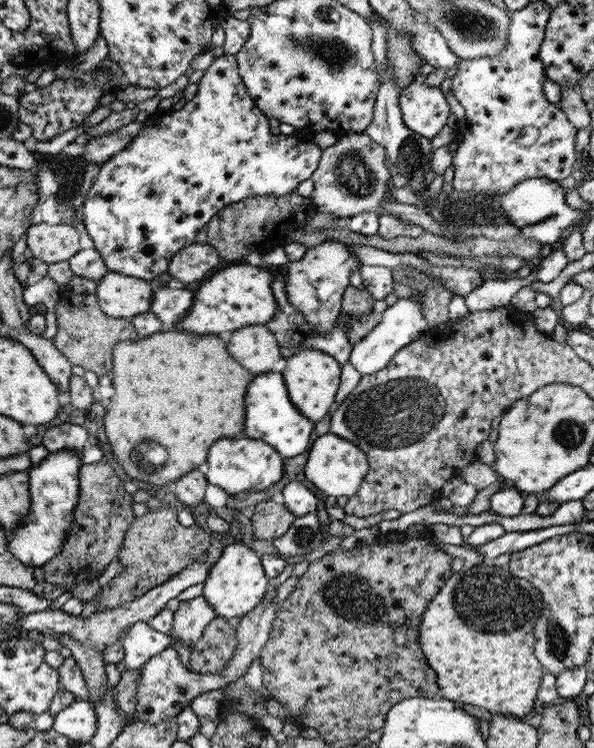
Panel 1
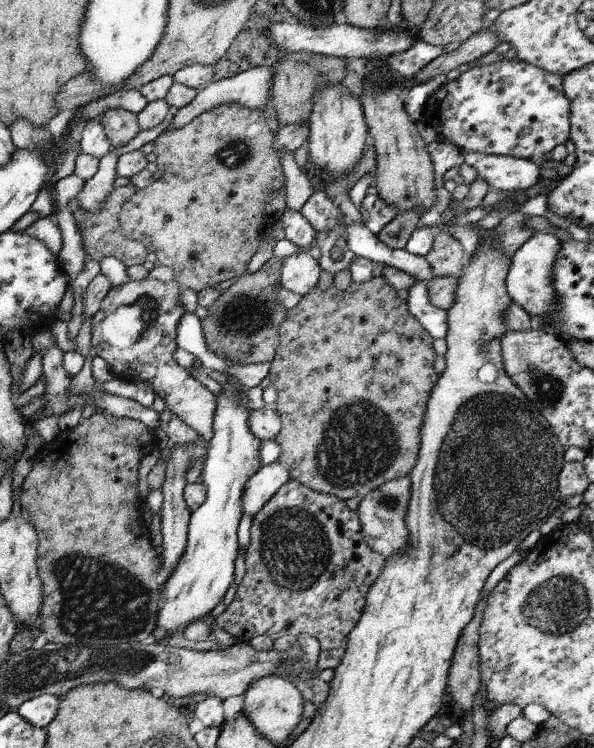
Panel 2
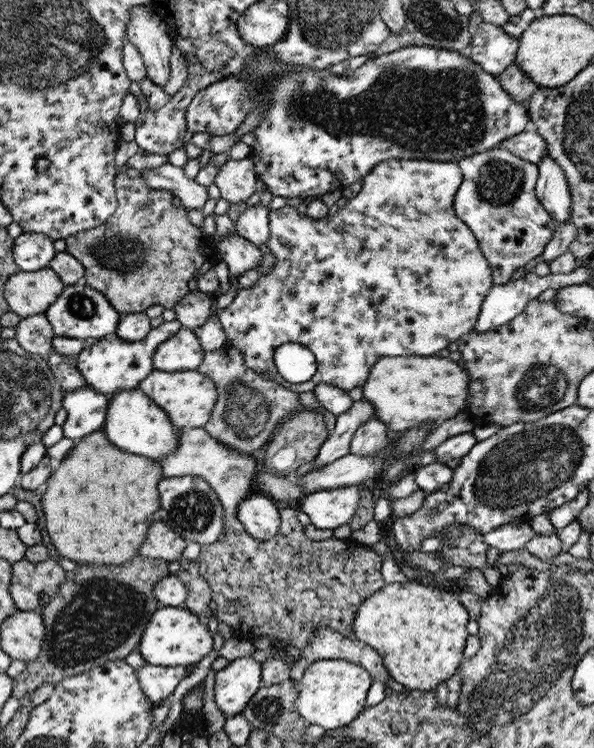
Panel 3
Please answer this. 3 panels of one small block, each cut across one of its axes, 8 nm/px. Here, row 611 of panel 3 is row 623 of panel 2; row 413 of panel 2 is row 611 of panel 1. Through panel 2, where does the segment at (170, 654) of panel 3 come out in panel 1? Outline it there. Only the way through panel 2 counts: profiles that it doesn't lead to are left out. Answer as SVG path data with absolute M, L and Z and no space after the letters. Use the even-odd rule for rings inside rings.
M234 543L223 548L222 555L210 568L205 580L203 595L212 605L217 616L234 620L234 618L242 618L262 602L269 587L268 581L260 556L256 554L252 546Z

